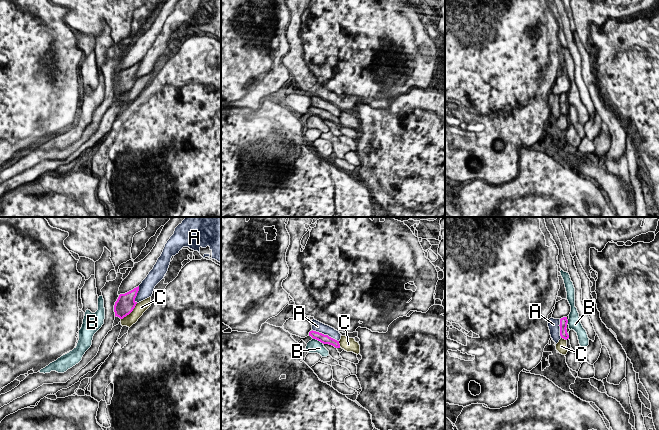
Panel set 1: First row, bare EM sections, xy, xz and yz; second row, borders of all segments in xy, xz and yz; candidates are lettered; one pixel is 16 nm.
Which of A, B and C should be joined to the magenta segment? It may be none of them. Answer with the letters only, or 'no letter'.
no letter

